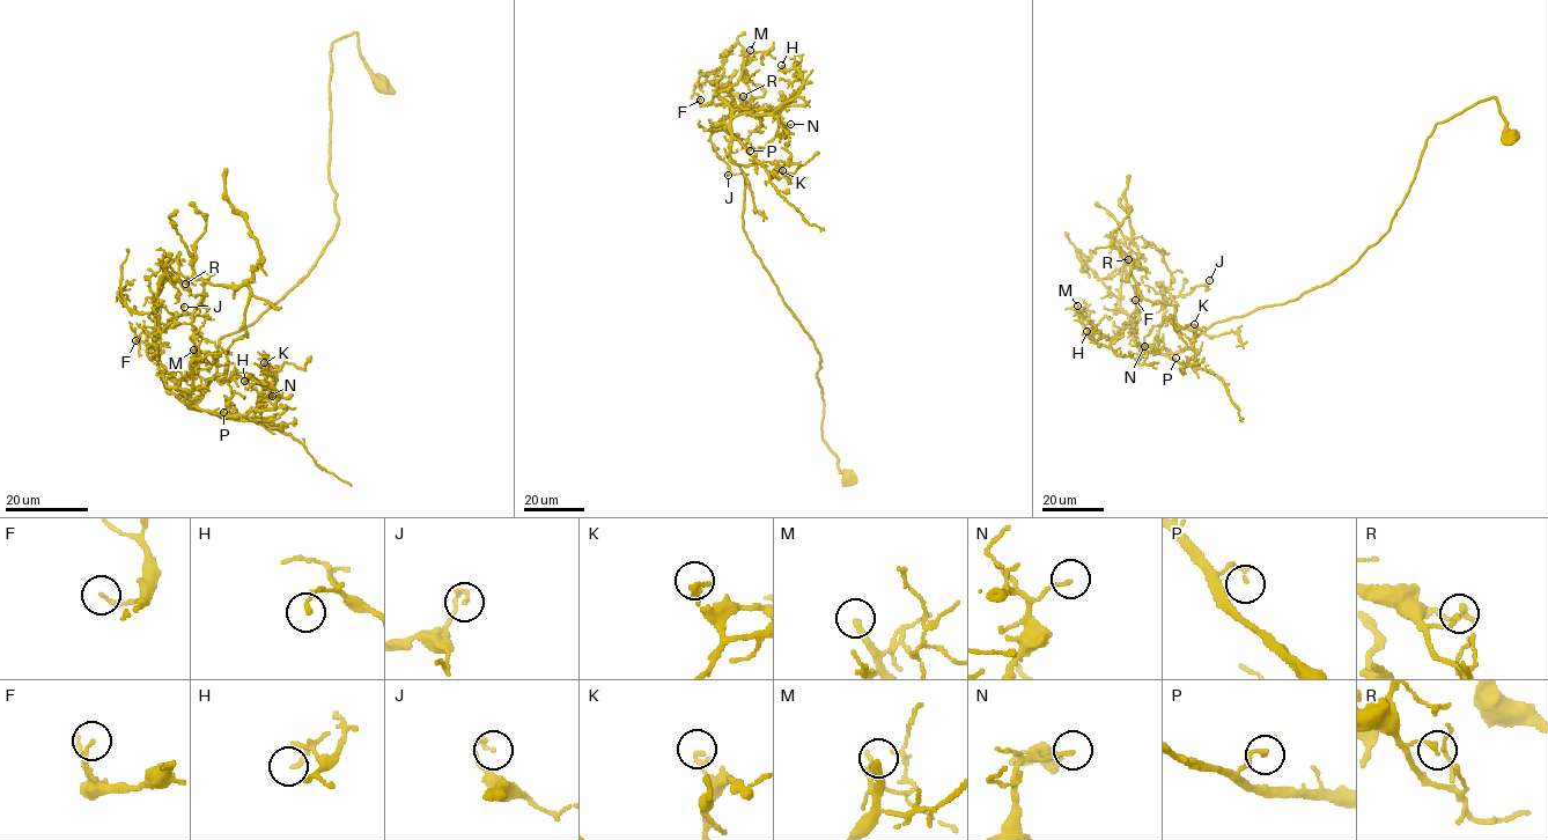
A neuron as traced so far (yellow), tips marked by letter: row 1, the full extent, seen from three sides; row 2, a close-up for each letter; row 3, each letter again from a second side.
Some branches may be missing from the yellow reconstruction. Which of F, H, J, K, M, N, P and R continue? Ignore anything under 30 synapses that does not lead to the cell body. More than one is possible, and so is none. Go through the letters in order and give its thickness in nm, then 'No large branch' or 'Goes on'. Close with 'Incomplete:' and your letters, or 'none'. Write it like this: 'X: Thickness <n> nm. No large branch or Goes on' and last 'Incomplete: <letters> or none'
F: Thickness 140 nm. No large branch
H: Thickness 140 nm. No large branch
J: Thickness 140 nm. No large branch
K: Thickness 190 nm. No large branch
M: Thickness 260 nm. Goes on
N: Thickness 140 nm. No large branch
P: Thickness 150 nm. No large branch
R: Thickness 160 nm. No large branch
Incomplete: M

